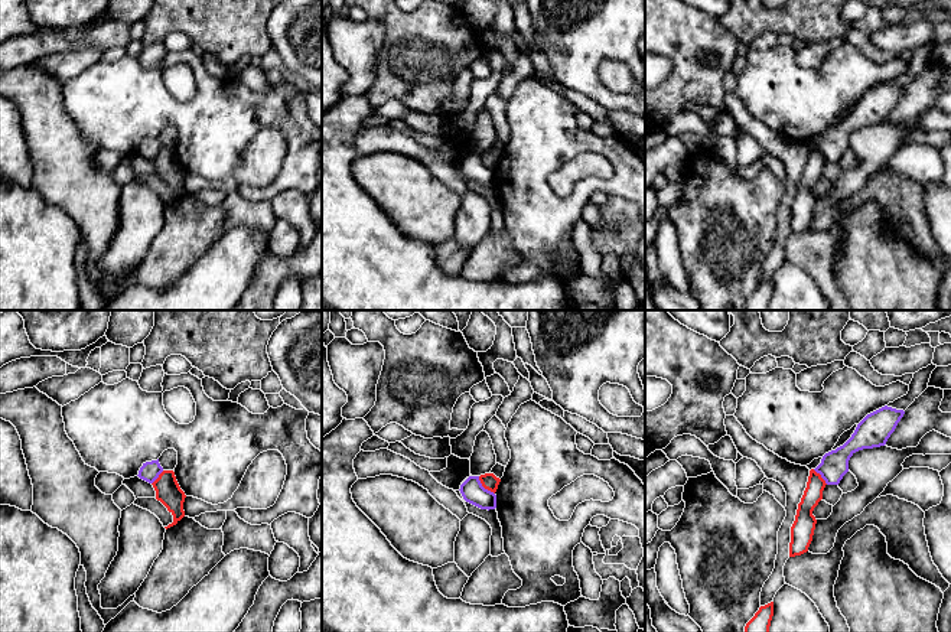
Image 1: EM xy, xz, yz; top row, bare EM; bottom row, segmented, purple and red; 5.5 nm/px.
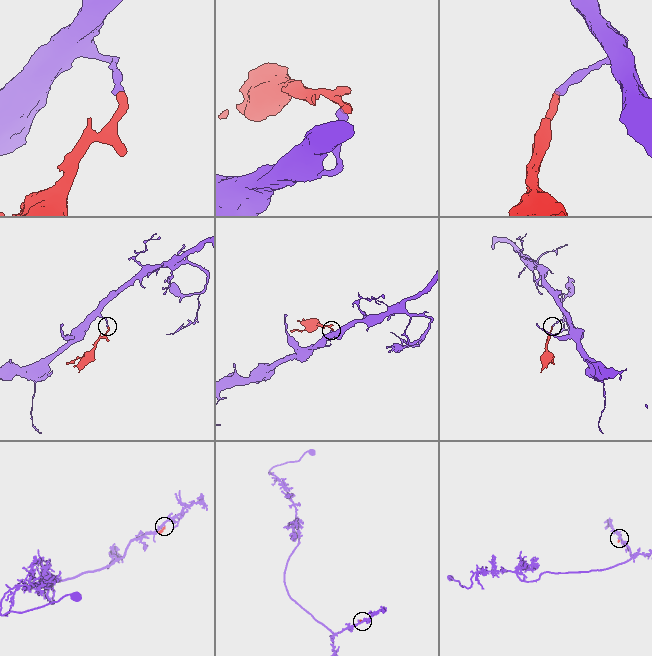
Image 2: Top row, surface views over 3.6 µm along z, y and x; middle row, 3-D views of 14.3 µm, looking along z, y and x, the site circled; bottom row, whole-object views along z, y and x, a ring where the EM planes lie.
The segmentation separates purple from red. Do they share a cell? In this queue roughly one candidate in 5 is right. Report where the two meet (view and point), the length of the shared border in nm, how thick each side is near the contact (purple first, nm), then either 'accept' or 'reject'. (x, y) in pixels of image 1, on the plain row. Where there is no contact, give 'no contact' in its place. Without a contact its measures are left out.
meets purple in xz at (482, 163); contact 140 nm long; 130 nm thick on the purple side, 90 nm on the other; reject

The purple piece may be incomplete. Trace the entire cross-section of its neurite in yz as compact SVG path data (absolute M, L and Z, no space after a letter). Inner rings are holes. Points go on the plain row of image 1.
M888 82L867 91L851 114L843 123L825 130L814 147L827 162L838 162L849 149L850 134L859 127L885 123L903 91L903 87Z

